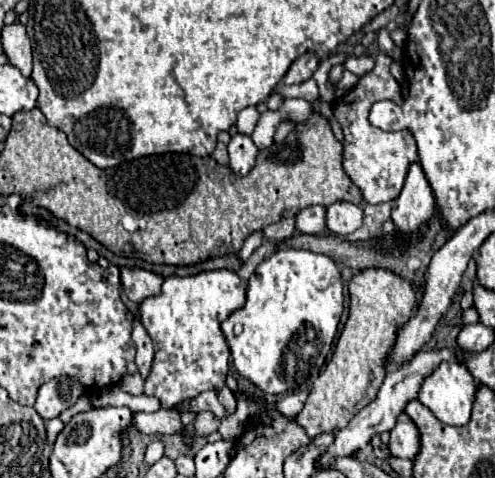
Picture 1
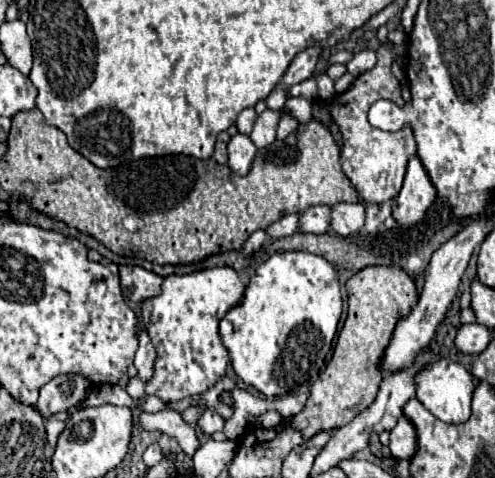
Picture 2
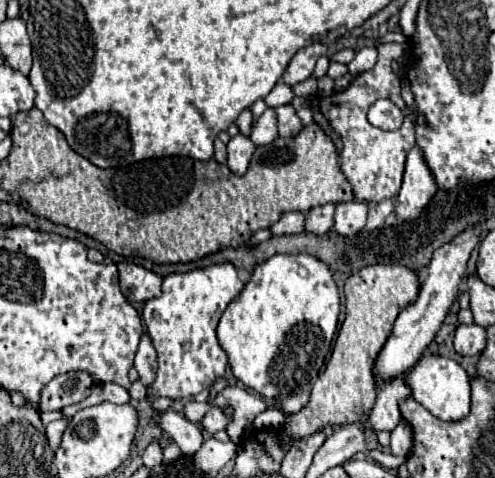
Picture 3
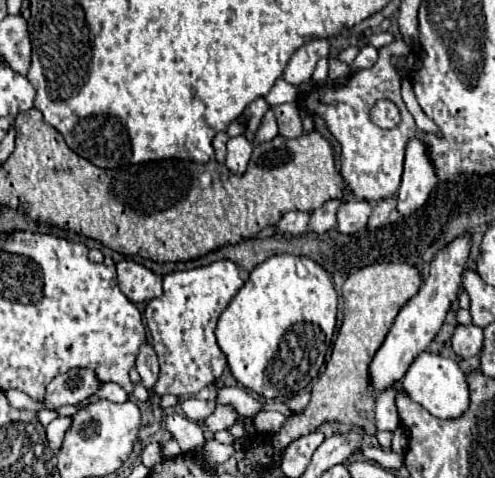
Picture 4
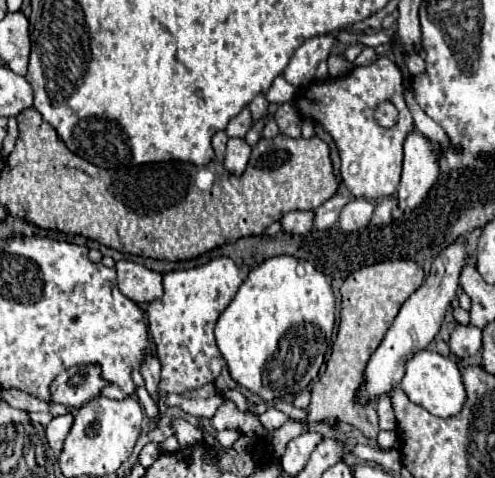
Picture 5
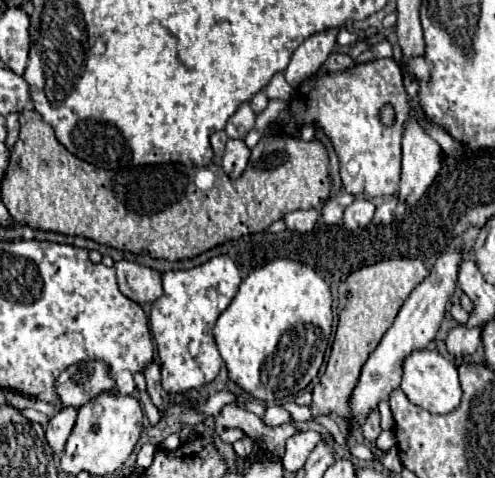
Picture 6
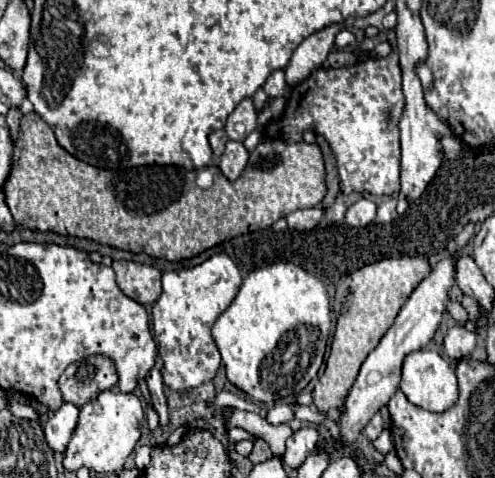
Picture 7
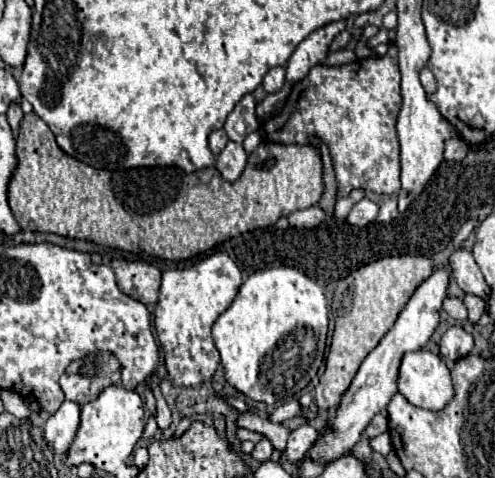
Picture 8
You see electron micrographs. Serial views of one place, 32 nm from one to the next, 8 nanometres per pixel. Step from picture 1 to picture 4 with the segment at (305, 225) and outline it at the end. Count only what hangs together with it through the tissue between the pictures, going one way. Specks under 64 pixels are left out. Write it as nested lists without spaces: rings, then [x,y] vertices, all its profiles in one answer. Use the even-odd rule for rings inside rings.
[[[330,200],[326,202],[324,206],[316,208],[310,212],[310,222],[308,222],[308,228],[316,234],[324,234],[328,232],[330,228],[334,228],[336,224],[336,210],[338,206],[342,204],[342,200]]]

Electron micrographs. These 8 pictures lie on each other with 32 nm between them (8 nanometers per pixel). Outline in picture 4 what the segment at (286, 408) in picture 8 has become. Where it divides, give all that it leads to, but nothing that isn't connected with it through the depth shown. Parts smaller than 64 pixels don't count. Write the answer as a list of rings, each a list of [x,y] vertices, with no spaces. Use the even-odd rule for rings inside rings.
[[[262,410],[262,412],[258,412],[254,416],[256,428],[260,432],[268,432],[268,434],[278,432],[278,428],[284,424],[284,420],[286,420],[286,416],[280,414],[280,412],[276,412],[276,410]]]

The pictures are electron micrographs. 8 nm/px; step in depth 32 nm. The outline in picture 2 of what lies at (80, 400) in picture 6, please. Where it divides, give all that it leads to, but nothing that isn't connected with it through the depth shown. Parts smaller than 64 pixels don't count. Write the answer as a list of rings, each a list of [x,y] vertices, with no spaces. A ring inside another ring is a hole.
[[[56,376],[40,388],[40,398],[36,410],[48,418],[52,414],[64,412],[70,406],[76,406],[90,392],[88,380],[82,376]]]

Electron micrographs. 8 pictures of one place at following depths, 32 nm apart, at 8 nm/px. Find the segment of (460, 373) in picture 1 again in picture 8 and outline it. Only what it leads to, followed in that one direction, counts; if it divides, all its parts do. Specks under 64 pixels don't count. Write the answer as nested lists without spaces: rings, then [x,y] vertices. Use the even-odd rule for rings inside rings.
[[[418,350],[418,352],[406,352],[402,358],[400,366],[400,376],[398,376],[398,390],[400,394],[414,406],[426,408],[426,410],[442,410],[448,406],[448,402],[454,398],[454,382],[452,382],[452,372],[446,366],[446,362],[428,350]]]

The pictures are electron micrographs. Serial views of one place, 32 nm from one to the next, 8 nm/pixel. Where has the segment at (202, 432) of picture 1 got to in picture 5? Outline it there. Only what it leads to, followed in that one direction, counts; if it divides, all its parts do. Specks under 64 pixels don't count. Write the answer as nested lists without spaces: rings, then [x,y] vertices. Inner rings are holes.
[[[398,260],[398,262],[380,262],[380,264],[364,266],[356,272],[352,272],[344,280],[344,284],[340,288],[340,294],[342,294],[340,316],[342,318],[340,318],[338,336],[332,346],[330,362],[326,362],[325,372],[319,376],[317,383],[312,388],[312,402],[308,406],[306,420],[290,418],[282,428],[278,428],[274,432],[266,432],[260,426],[256,414],[244,414],[232,402],[224,402],[216,410],[216,414],[210,418],[212,430],[242,428],[242,432],[250,438],[262,436],[268,442],[268,448],[272,448],[272,452],[276,452],[276,456],[284,454],[284,448],[292,438],[308,432],[310,424],[318,424],[324,420],[336,420],[336,422],[356,426],[358,430],[364,432],[364,436],[376,438],[380,429],[374,404],[364,404],[364,406],[358,404],[356,394],[364,382],[364,372],[366,372],[366,364],[368,364],[370,356],[380,346],[382,338],[386,336],[388,328],[392,326],[402,304],[420,288],[422,278],[424,278],[424,270],[420,264],[410,262],[410,260]]]

